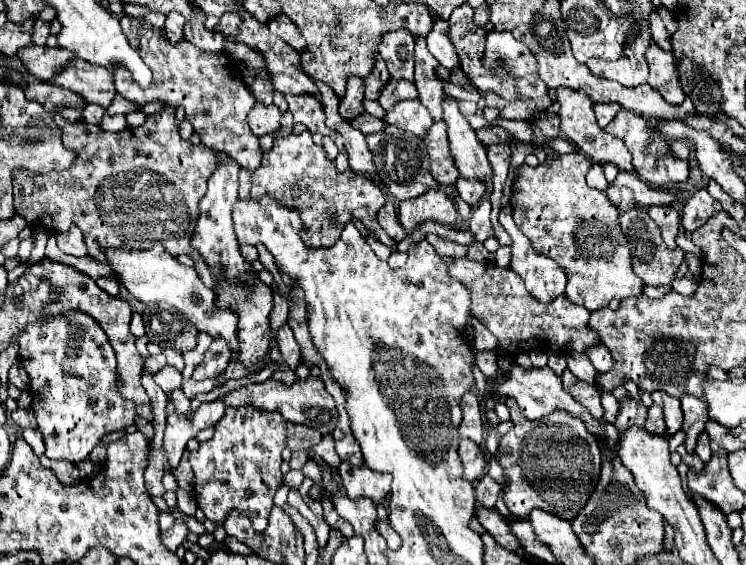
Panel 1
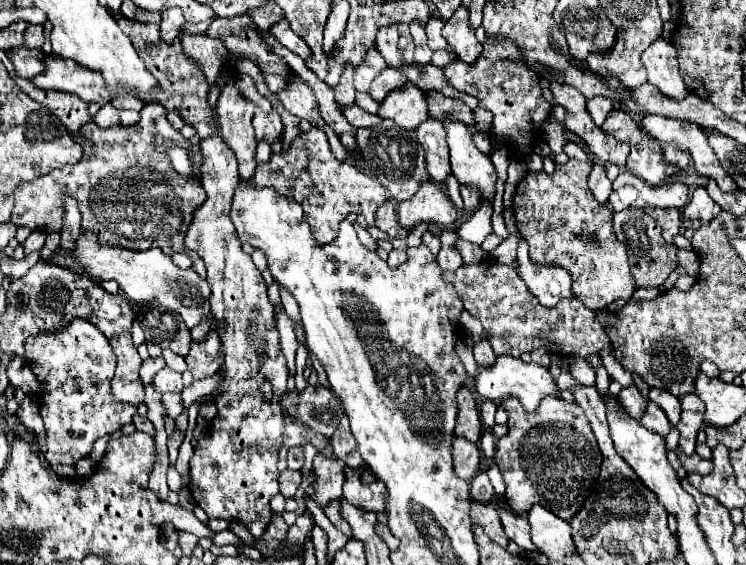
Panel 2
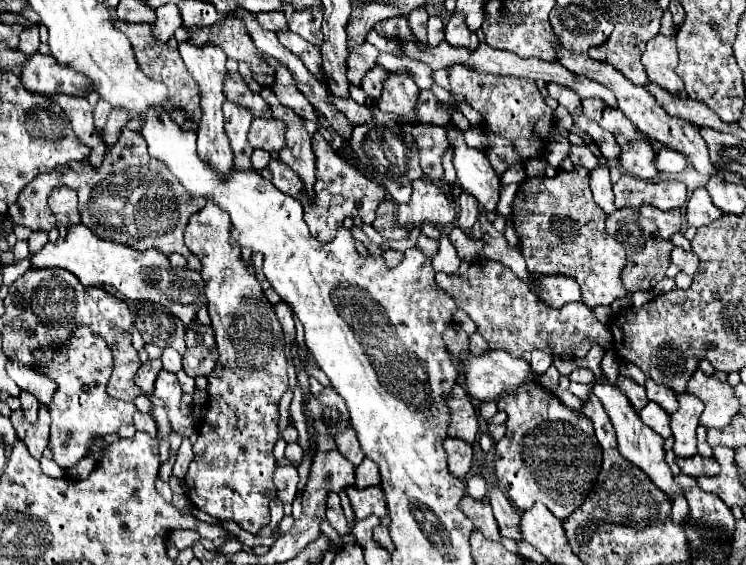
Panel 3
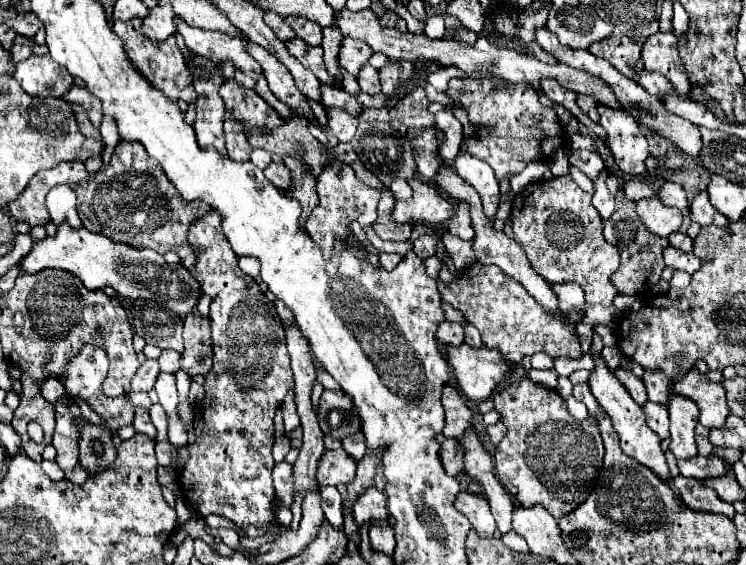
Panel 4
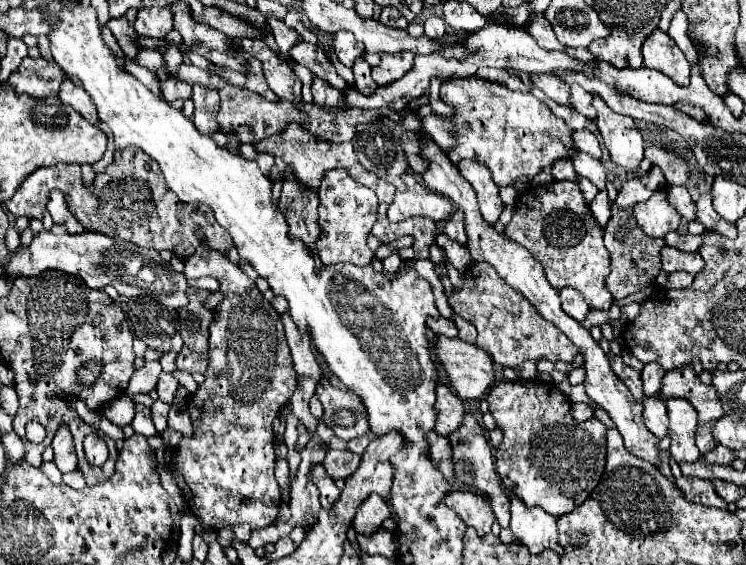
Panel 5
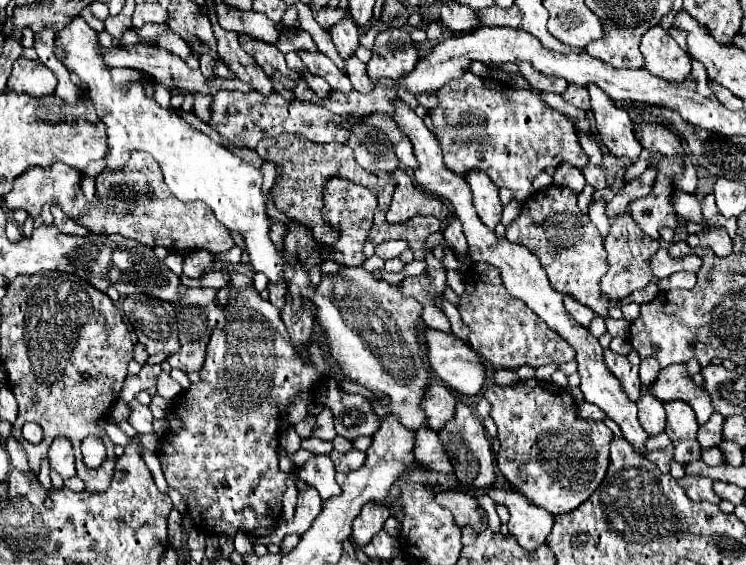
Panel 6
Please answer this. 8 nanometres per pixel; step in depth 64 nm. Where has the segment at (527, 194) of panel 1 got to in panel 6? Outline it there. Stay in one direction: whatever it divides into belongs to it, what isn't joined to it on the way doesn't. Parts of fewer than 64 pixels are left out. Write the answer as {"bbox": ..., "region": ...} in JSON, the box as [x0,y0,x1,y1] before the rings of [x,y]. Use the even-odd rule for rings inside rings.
{"bbox":[506,186,630,337],"region":[[[548,186],[544,190],[534,192],[524,204],[518,220],[514,220],[506,228],[506,238],[510,242],[518,242],[526,246],[542,264],[548,274],[550,286],[560,294],[568,294],[576,298],[580,304],[594,310],[607,322],[607,332],[612,337],[626,337],[630,323],[624,319],[613,319],[608,314],[610,300],[600,292],[600,278],[606,274],[606,250],[600,232],[596,226],[584,216],[576,206],[576,192],[566,186]]]}

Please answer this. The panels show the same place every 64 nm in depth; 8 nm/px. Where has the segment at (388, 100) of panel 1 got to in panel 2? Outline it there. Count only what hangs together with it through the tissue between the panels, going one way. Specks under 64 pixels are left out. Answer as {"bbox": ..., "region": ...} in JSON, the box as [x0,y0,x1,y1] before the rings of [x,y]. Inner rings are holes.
{"bbox":[370,68,410,102],"region":[[[384,68],[372,82],[372,88],[370,88],[370,96],[376,100],[376,102],[382,102],[384,96],[388,96],[390,90],[396,90],[398,86],[400,88],[406,88],[410,80],[406,76],[402,76],[400,72],[396,72],[394,68]]]}

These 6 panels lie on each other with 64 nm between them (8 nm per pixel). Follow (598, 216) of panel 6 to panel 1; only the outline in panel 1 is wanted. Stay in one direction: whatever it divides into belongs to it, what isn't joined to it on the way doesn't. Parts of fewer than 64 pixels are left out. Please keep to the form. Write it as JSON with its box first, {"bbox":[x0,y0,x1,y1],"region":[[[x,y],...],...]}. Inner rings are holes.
{"bbox":[586,164,608,192],"region":[[[592,164],[592,168],[590,168],[588,174],[586,174],[586,182],[588,182],[588,186],[592,186],[592,188],[596,188],[596,190],[606,192],[608,180],[606,180],[606,176],[604,176],[602,164]]]}

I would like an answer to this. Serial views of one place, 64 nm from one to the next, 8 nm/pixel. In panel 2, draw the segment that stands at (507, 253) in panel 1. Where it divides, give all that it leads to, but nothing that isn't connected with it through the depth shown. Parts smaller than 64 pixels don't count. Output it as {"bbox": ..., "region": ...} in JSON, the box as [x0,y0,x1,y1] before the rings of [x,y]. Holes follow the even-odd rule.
{"bbox":[492,234,518,266],"region":[[[510,234],[506,240],[500,242],[500,246],[492,252],[492,256],[496,262],[512,266],[516,262],[516,250],[518,250],[518,236]]]}

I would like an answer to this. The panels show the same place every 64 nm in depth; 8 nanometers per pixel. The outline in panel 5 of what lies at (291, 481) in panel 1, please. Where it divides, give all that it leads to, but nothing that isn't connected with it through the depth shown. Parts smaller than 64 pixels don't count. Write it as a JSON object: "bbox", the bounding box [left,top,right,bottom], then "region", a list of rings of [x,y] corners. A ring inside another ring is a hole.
{"bbox":[276,460,288,500],"region":[[[286,460],[276,462],[276,478],[280,480],[280,488],[284,488],[282,498],[286,500],[286,494],[288,494],[288,462]]]}

